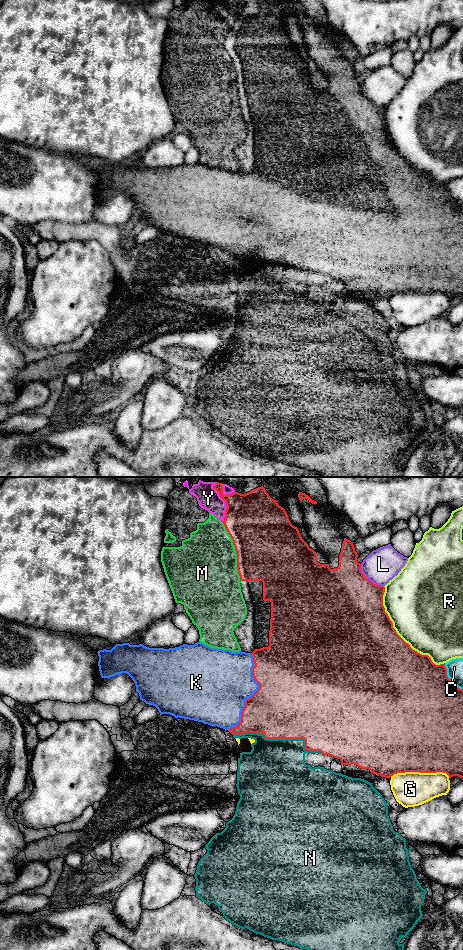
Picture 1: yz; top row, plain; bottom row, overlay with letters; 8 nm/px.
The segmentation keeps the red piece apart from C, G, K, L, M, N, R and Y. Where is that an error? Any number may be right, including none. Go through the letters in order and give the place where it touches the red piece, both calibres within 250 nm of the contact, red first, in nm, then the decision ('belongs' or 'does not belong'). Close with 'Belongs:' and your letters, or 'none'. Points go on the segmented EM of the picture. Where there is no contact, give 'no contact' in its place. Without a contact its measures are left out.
C: yz (448, 678) | 500/130 nm | does not belong
G: yz (420, 772) | 500/280 nm | does not belong
K: yz (253, 694) | 480/440 nm | belongs
L: yz (368, 579) | 500/280 nm | does not belong
M: yz (235, 550) | 500/480 nm | does not belong
N: yz (280, 738) | 500/480 nm | does not belong
R: yz (397, 634) | 500/480 nm | does not belong
Y: yz (225, 502) | 440/180 nm | does not belong
Belongs: K

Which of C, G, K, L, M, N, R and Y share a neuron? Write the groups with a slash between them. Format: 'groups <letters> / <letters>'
groups C / G / K / L / M N Y / R

